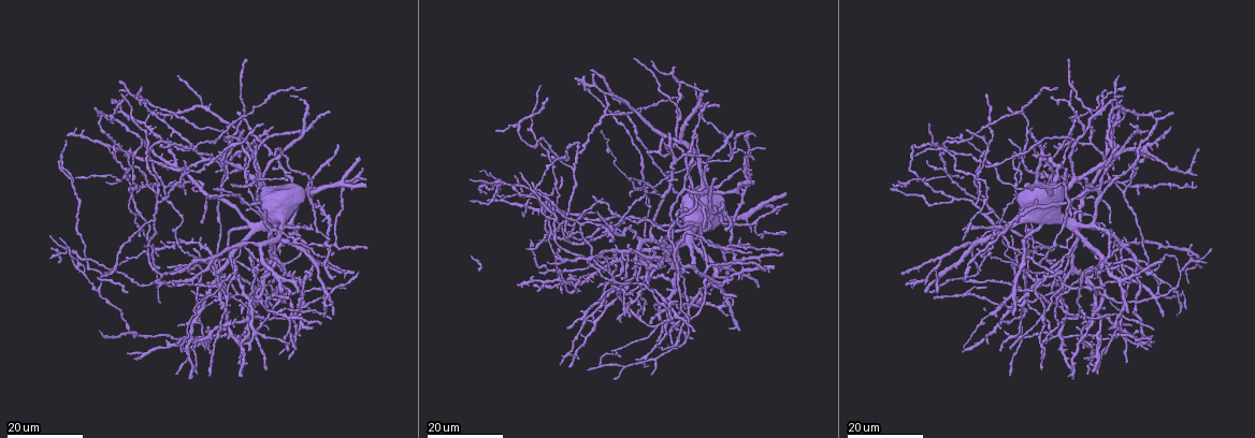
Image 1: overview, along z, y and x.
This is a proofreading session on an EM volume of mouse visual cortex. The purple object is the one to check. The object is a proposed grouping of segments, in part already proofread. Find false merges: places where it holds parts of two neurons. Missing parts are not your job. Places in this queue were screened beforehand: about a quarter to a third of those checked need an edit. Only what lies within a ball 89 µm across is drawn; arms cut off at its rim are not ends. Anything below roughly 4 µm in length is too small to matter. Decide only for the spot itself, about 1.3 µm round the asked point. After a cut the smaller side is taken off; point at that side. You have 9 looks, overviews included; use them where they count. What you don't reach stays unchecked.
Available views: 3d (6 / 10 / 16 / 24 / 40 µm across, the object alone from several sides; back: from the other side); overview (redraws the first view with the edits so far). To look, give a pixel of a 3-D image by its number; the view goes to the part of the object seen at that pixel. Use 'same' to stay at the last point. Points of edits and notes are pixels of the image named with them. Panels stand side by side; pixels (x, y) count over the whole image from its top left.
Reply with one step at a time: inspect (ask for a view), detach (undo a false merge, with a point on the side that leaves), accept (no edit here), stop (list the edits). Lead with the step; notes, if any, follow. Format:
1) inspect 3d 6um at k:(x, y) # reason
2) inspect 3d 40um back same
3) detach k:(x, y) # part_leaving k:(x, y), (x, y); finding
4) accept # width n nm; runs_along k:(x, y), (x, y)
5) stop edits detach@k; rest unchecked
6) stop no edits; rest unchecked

inspect 3d 24um at 1:(245, 170) # three-way junction

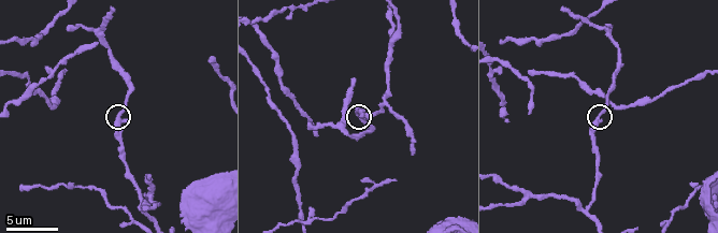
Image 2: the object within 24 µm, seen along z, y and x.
inspect 3d 6um at 2:(600, 117)

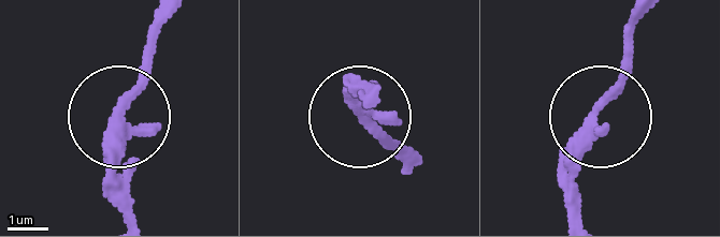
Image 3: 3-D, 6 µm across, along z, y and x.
accept # arms 3; continuous, no second neuron

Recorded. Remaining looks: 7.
inspect 3d 24um at 1:(227, 293) # three-way junction

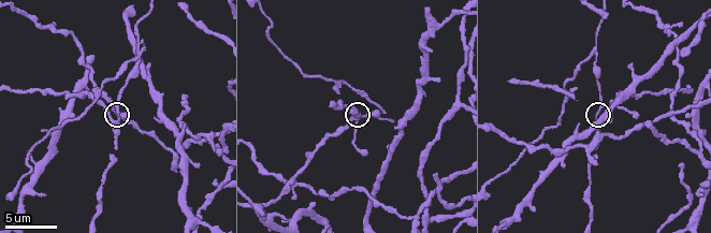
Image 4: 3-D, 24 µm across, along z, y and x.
inspect 3d 10um at 4:(118, 120)

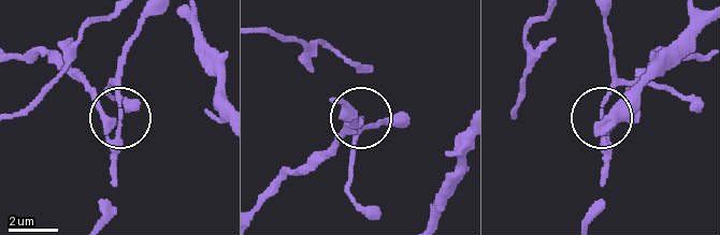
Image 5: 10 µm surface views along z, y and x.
detach 5:(119, 112) # arms 3; part_leaving 5:(114, 143), (120, 52), (141, 15); a second neuron is stuck on

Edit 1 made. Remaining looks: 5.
inspect overview

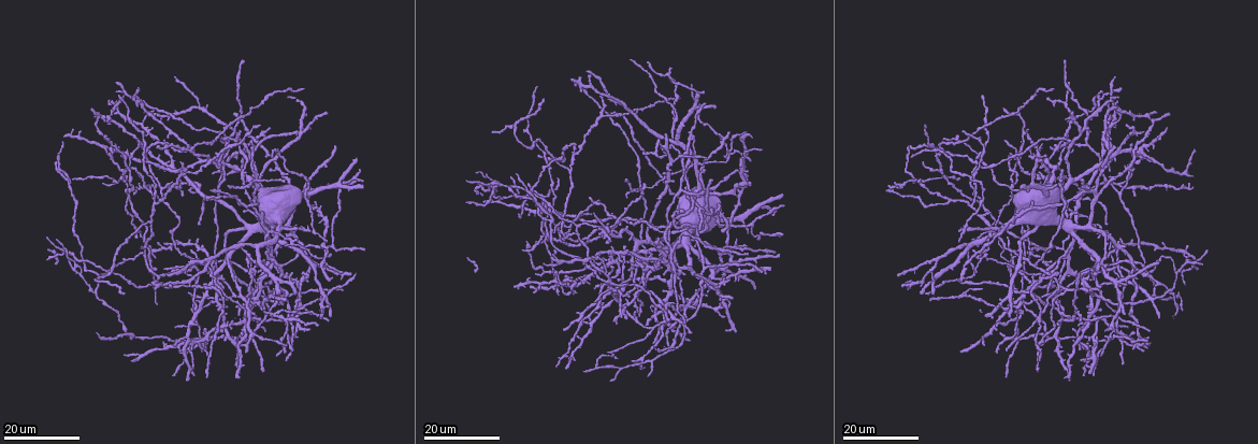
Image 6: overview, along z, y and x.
inspect 3d 16um at 6:(963, 295) # thin arm on a thick one

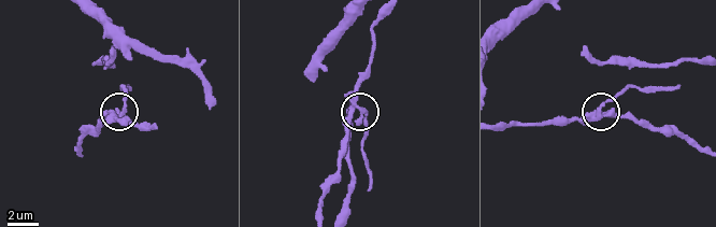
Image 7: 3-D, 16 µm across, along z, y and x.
inspect 3d 10um at 7:(123, 112) # zoom in

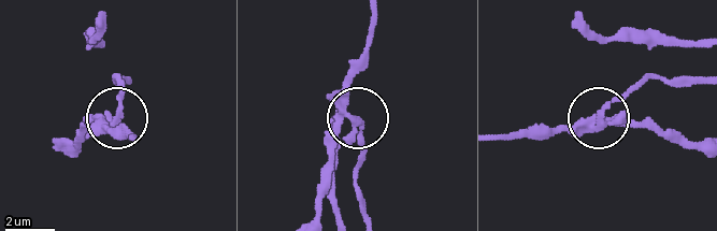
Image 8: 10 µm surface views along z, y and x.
detach 8:(348, 138) # side_arm 6 um; two neurons meet here

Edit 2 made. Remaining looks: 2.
inspect 3d 16um at 6:(696, 194) # a fork

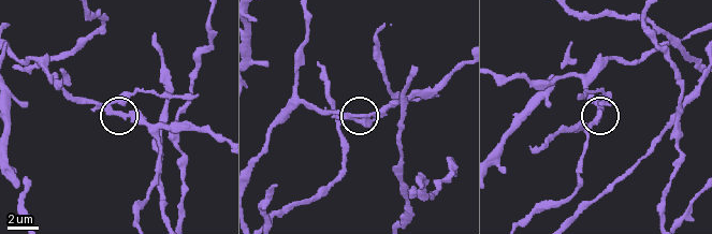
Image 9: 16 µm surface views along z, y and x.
inspect 3d 10um at 9:(349, 114)

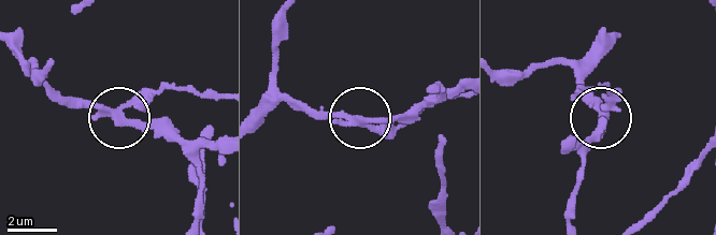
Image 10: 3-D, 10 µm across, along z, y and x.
detach 10:(145, 109) # part_leaving 10:(112, 115), (171, 90), (220, 96); two neurons meet here

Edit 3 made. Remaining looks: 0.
stop edits detach@5, detach@8, detach@10; rest unchecked

